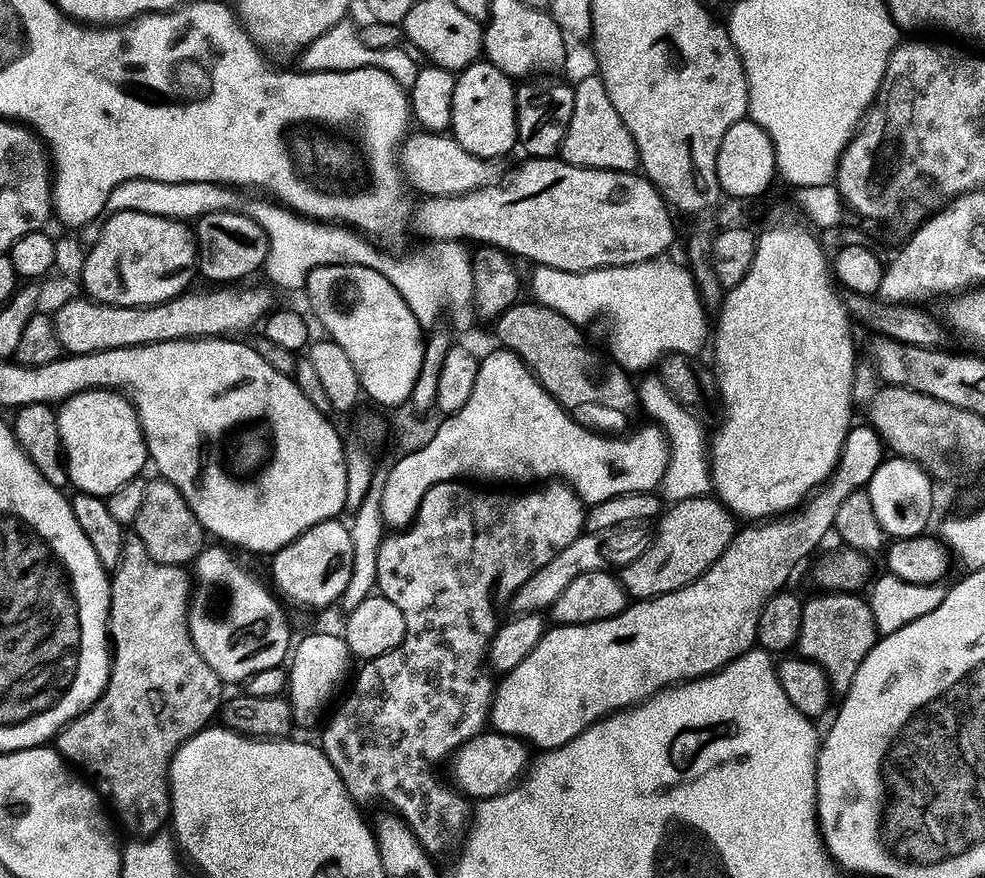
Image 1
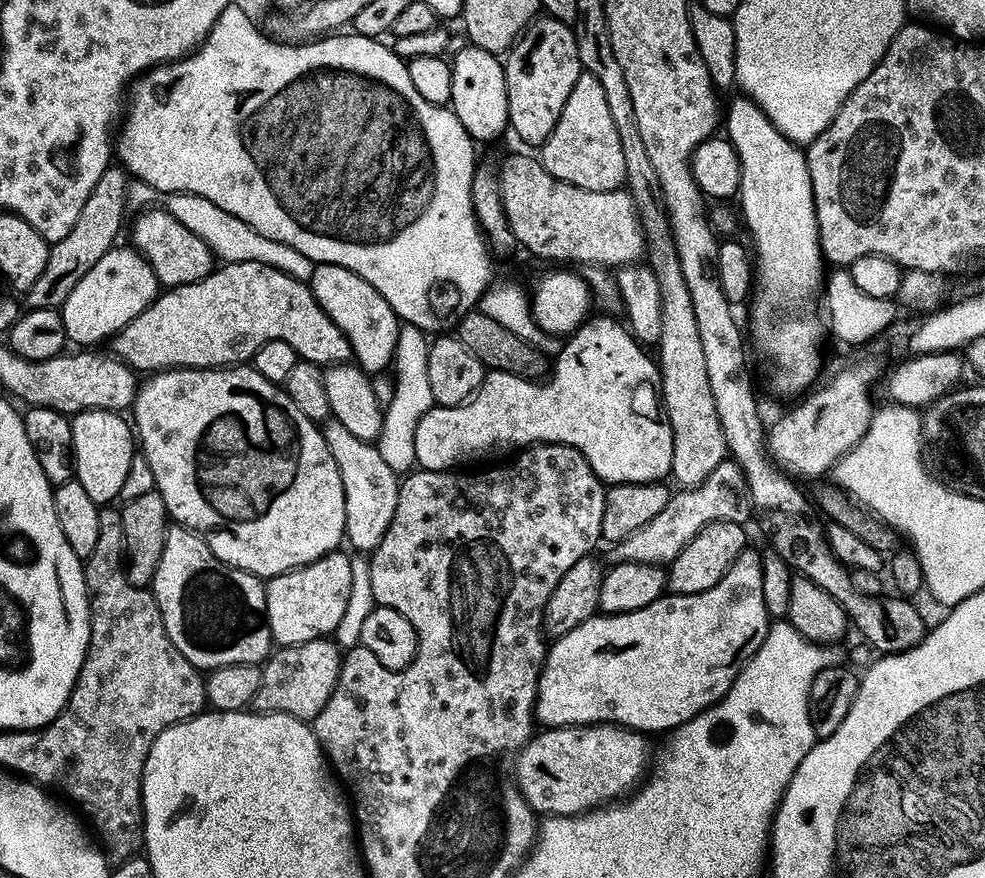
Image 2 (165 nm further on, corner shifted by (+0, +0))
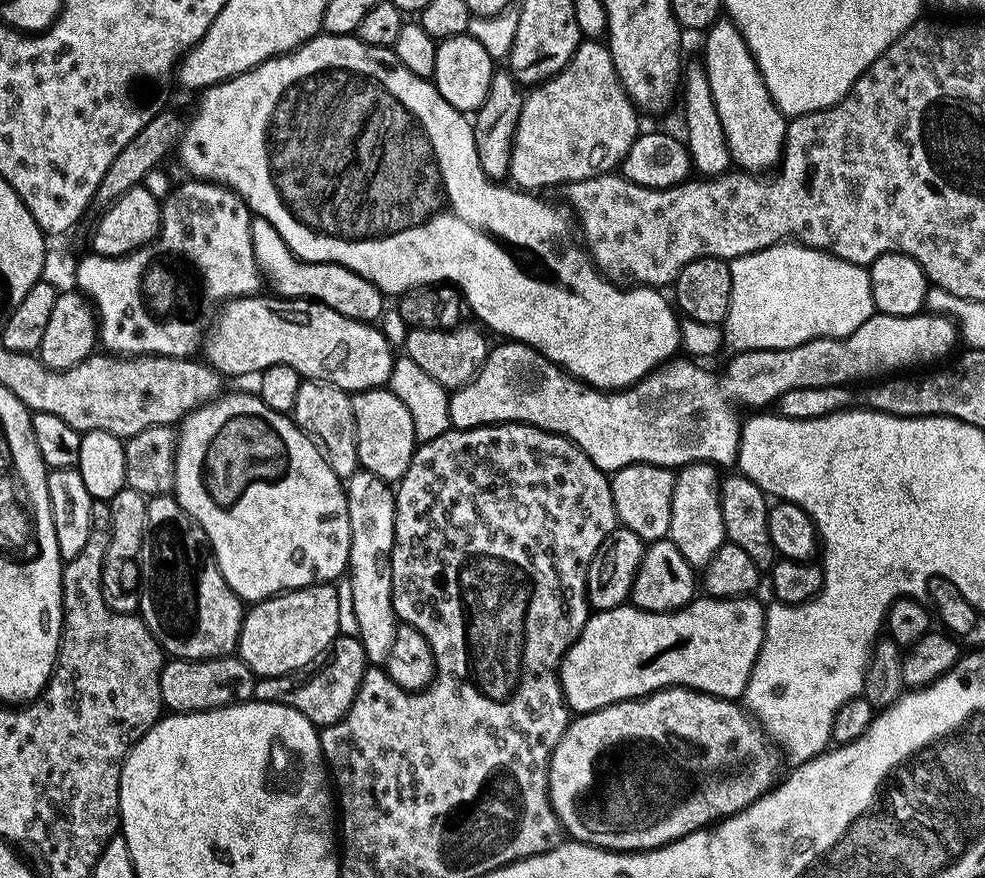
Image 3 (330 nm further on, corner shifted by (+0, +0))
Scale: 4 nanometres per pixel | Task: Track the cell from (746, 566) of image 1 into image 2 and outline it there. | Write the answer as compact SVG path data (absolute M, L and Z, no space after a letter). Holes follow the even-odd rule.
M746 550L738 554L738 558L722 574L722 578L710 590L702 590L698 594L686 594L677 596L675 594L665 594L659 600L650 602L650 606L642 606L633 612L618 612L615 614L597 614L592 616L582 626L574 626L570 634L562 634L555 637L547 645L544 653L544 665L540 668L540 681L536 687L536 710L535 719L540 720L541 725L548 728L571 728L577 724L618 724L621 728L629 729L633 732L643 732L653 734L652 732L671 733L672 729L677 728L679 724L686 724L693 720L702 710L712 708L724 699L724 695L734 686L734 678L743 670L744 663L756 653L758 646L766 638L770 627L770 617L766 610L766 602L762 598L762 566L760 565L761 553Z

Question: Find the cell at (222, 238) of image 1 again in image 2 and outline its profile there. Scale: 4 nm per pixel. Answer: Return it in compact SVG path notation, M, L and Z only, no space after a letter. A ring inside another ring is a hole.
M149 206L137 216L140 217L132 224L131 247L147 260L148 265L154 270L156 279L165 289L198 282L214 270L212 247L198 234L194 234L194 230L182 226L182 222L178 222L178 218L174 218L163 207Z

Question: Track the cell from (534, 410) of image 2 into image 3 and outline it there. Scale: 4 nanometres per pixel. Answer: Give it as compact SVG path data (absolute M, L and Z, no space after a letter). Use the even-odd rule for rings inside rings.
M873 314L868 321L863 322L858 330L854 330L852 334L840 339L834 337L818 337L816 340L802 342L788 349L752 349L749 352L737 352L731 358L728 369L725 370L724 376L708 376L708 372L704 368L699 368L699 363L693 362L691 359L673 358L660 365L659 368L653 370L649 376L643 376L638 383L631 384L628 388L619 390L601 390L592 388L583 380L577 380L575 376L568 375L563 368L558 367L554 362L550 362L540 352L536 352L528 344L519 342L500 342L500 344L491 349L486 358L486 362L478 370L478 374L466 386L455 389L448 397L448 409L450 410L450 418L452 419L452 428L482 428L489 424L532 424L536 428L541 428L547 432L553 432L559 436L564 436L570 442L574 442L581 448L590 458L590 462L594 462L594 466L601 468L605 474L617 472L619 468L625 468L631 464L657 464L663 468L679 470L686 464L715 464L723 466L723 464L736 464L736 456L740 452L740 426L741 417L736 417L736 404L745 404L748 408L756 408L752 410L764 410L767 406L775 405L777 398L785 394L788 390L797 390L803 387L838 387L840 385L852 386L855 380L866 380L864 382L872 382L877 378L887 377L889 374L900 374L905 370L903 368L912 368L915 364L932 364L935 360L940 360L943 356L948 356L956 348L956 340L958 344L958 325L955 320L941 316L939 314L921 314L919 316L891 316L890 314Z

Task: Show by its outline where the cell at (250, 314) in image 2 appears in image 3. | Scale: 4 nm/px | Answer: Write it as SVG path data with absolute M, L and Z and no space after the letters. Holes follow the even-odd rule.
M275 294L264 295L237 296L236 299L227 301L207 325L206 335L202 341L202 356L221 377L248 376L251 372L259 374L270 366L285 364L293 368L303 379L321 380L338 386L349 394L387 385L394 359L394 348L375 323L351 320L338 314L338 310L330 310L330 306L319 304L317 300L281 298Z

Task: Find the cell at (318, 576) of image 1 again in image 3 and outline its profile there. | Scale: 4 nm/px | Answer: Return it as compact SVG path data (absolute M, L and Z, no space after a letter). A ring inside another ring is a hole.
M311 584L305 588L296 588L293 592L282 592L272 596L269 600L257 600L244 613L242 630L236 643L236 652L242 662L252 672L252 675L261 676L290 676L299 673L311 660L319 661L332 647L336 637L341 635L339 626L339 600L341 593L336 592L337 585Z

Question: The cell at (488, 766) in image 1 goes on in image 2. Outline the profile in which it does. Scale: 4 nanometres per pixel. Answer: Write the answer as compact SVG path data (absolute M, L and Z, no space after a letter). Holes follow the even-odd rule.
M577 724L571 728L548 728L540 730L533 735L532 739L520 749L514 760L514 783L524 796L524 800L532 807L537 814L547 814L549 816L577 816L579 812L590 812L593 808L607 805L609 802L619 801L627 797L645 779L650 768L650 756L648 760L648 740L649 737L643 732L633 732L626 728L621 728L618 724Z

